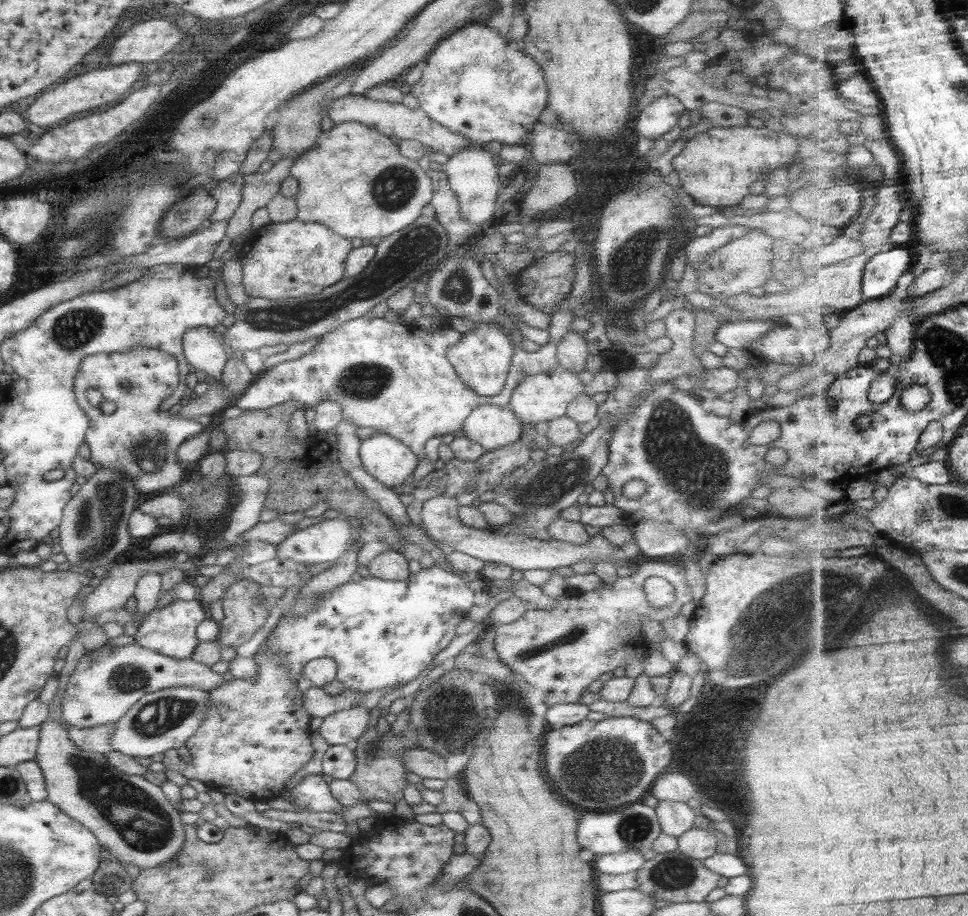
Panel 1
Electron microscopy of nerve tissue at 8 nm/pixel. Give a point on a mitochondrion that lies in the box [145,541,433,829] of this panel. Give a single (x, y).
(251, 709)

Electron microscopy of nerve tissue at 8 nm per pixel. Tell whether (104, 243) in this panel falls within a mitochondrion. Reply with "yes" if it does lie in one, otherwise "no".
yes

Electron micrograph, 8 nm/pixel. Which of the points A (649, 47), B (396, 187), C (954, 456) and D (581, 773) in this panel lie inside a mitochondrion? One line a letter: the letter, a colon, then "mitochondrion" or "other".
A: other
B: mitochondrion
C: other
D: mitochondrion

